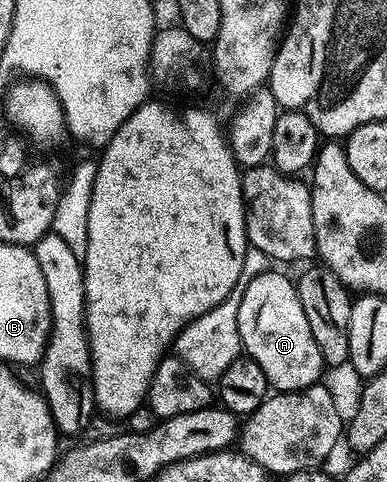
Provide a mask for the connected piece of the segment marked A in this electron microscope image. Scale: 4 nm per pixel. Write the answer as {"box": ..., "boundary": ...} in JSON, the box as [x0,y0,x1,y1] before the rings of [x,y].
{"box":[238,271,323,393],"boundary":[[[277,271],[261,273],[248,283],[240,299],[238,330],[245,356],[260,363],[260,371],[264,371],[271,390],[296,393],[323,380],[320,347],[316,347],[316,339],[312,339],[308,315],[304,315],[298,298],[298,286],[284,274]]]}

